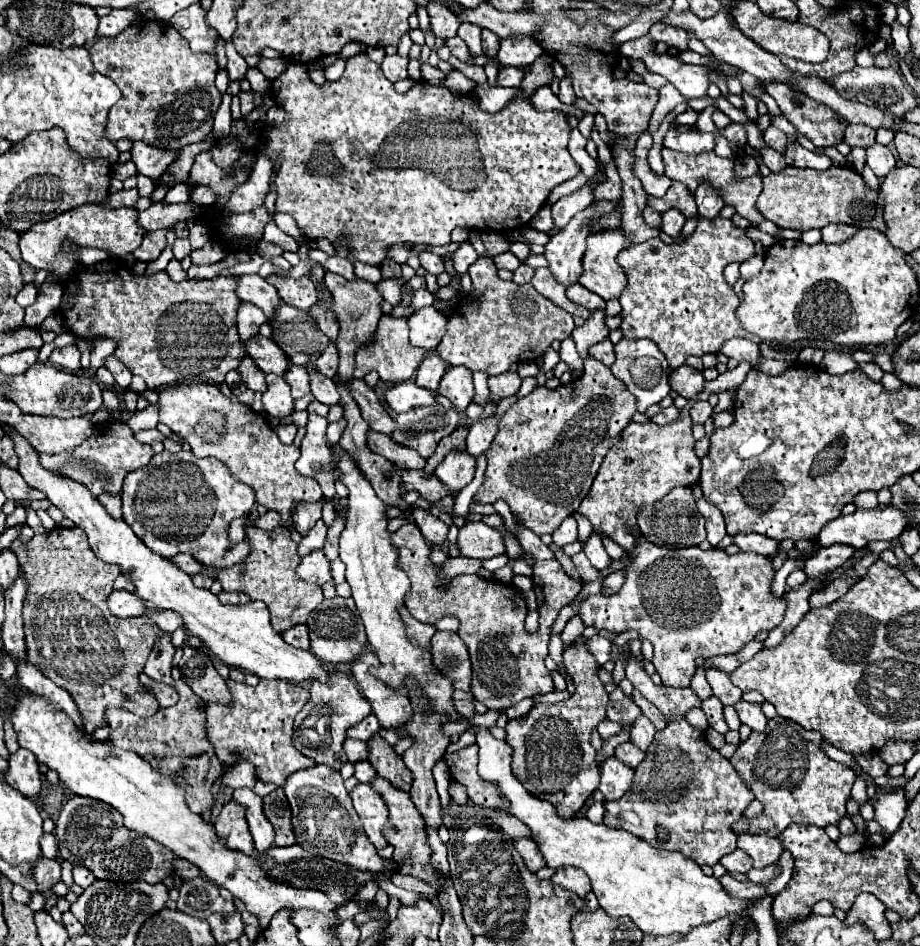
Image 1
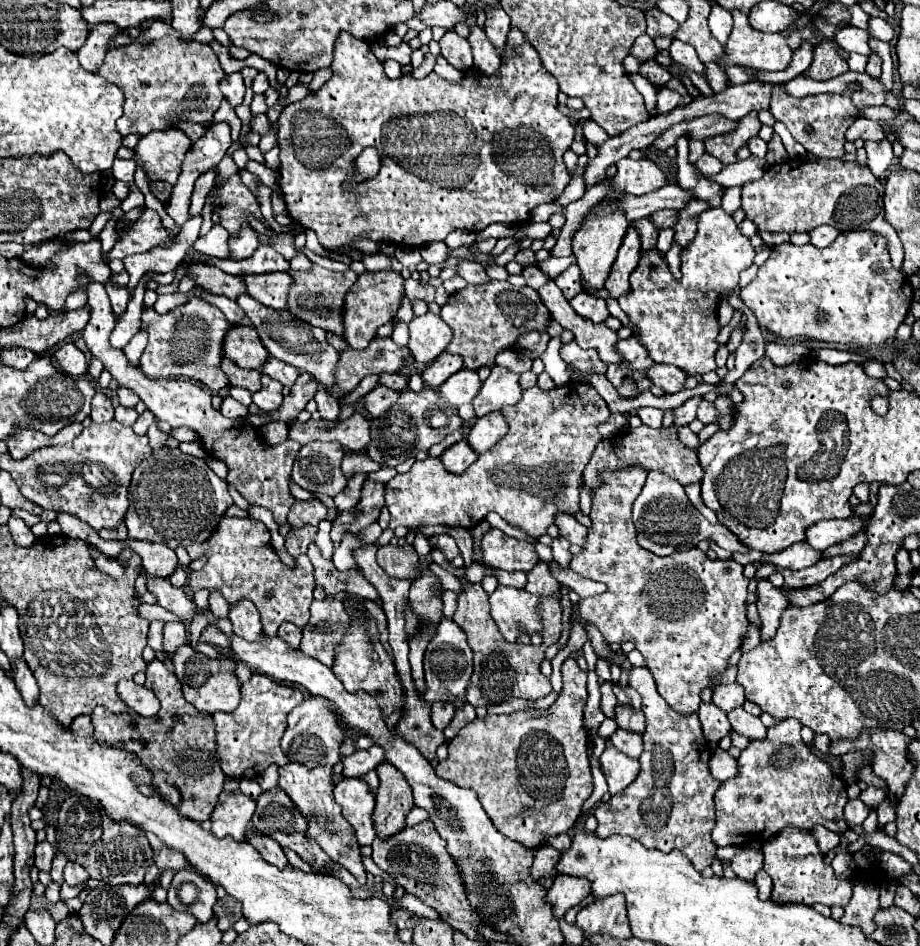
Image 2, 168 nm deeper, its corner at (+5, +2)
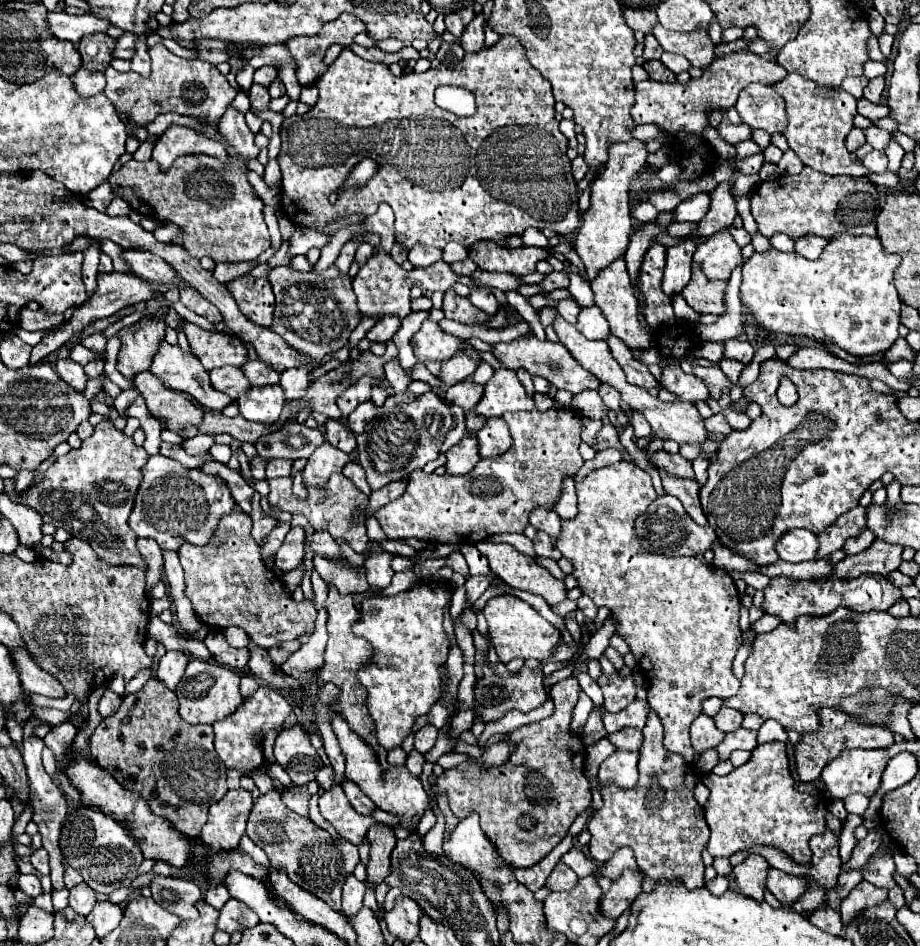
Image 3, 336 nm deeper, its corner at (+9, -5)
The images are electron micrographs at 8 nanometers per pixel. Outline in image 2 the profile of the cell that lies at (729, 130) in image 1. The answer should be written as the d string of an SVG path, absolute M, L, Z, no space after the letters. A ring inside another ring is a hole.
M821 40L813 50L813 62L801 76L815 80L829 80L849 70L849 64L839 56L839 44L835 40Z

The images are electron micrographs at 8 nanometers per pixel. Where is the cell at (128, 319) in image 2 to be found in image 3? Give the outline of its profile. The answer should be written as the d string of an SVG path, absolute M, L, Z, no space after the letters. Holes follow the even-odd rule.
M77 343L73 349L71 349L71 355L69 355L73 361L77 361L79 365L85 366L85 363L89 363L93 357L95 357L95 353L93 351L89 351L89 349L85 349L81 343Z

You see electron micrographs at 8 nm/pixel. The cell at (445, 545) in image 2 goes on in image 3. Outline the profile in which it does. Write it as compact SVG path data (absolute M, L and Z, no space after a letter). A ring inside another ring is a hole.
M453 551L449 557L447 557L447 565L449 567L453 567L453 571L457 571L457 573L461 573L461 575L469 575L469 567L467 567L467 561L465 561L465 557L459 553L459 551Z

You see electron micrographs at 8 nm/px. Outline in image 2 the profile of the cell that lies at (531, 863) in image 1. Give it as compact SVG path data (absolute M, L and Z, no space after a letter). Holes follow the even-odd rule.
M543 844L541 848L533 848L533 852L535 852L535 860L533 860L533 864L531 864L531 876L533 876L535 880L539 880L539 878L543 878L543 876L557 874L557 872L555 872L555 864L557 864L557 860L559 860L559 856L561 856L559 850Z

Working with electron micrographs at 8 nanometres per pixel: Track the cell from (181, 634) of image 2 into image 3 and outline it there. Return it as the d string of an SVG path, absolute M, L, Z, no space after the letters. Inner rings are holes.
M167 651L157 667L157 679L169 687L171 691L175 691L177 683L183 679L183 671L189 663L189 657L183 651Z

